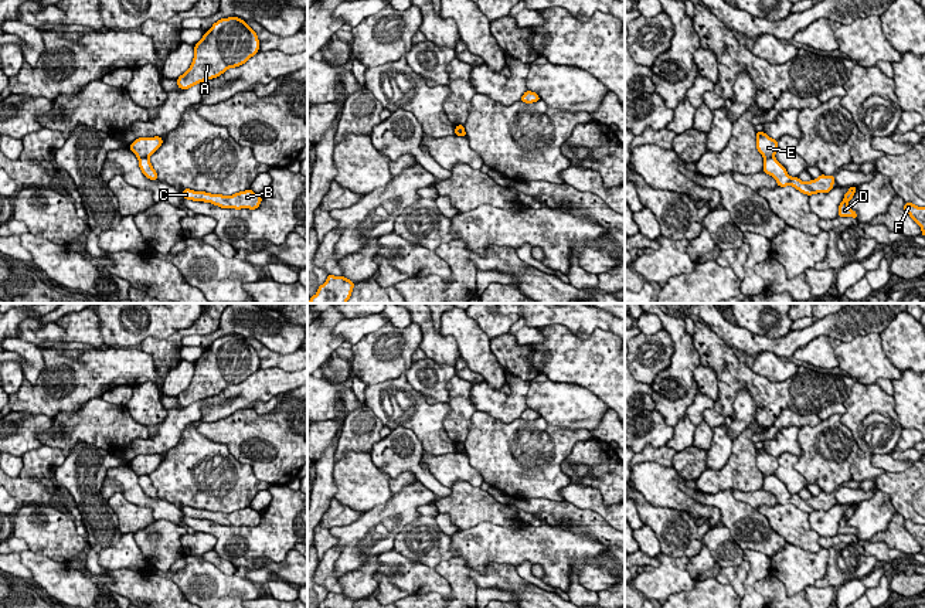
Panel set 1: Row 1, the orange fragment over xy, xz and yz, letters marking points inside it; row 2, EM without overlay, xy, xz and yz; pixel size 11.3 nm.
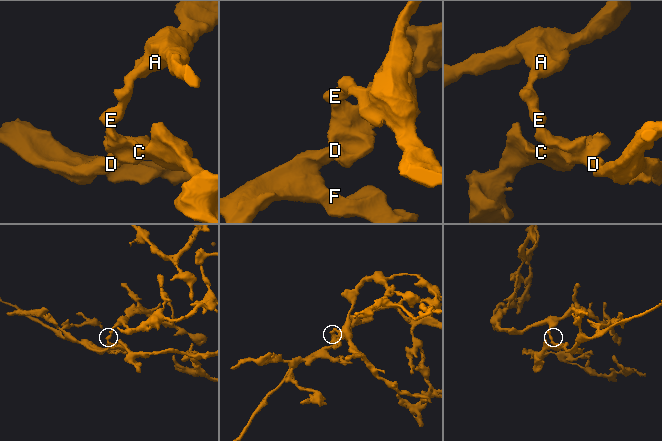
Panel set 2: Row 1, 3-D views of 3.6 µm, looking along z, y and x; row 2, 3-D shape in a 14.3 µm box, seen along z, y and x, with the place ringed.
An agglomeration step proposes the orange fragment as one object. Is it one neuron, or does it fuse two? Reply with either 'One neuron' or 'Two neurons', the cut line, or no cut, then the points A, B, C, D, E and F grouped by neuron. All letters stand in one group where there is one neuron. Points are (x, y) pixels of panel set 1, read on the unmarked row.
Two neurons. Split along yz (774, 474), (764, 476). Groups: A E / B C D F

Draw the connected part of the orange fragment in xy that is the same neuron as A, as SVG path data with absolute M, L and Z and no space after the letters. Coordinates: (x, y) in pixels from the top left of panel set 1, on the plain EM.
M218 337L194 363L190 385L177 395L178 405L188 407L245 381L259 368L259 363L256 350L244 337Z

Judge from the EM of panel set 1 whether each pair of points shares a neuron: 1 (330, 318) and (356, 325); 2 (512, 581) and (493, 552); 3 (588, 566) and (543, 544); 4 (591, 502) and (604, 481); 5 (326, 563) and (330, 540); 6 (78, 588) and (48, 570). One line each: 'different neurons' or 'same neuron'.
1: different neurons
2: different neurons
3: same neuron
4: different neurons
5: different neurons
6: same neuron

